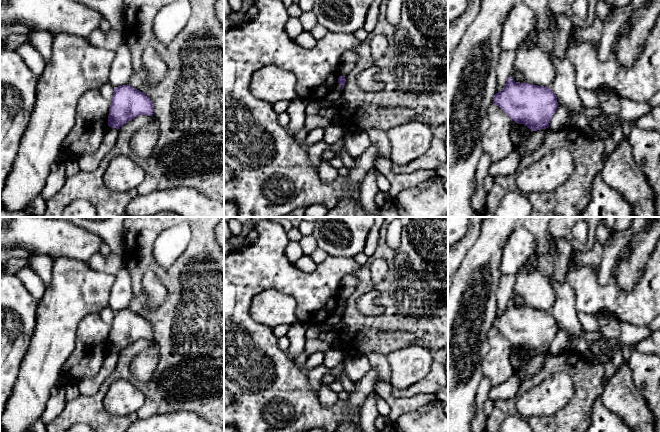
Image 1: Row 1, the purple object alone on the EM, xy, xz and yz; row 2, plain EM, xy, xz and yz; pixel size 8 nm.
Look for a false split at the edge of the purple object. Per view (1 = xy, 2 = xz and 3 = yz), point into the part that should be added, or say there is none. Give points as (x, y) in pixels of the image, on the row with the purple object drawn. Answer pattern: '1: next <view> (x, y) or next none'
1: next none
2: next none
3: next none

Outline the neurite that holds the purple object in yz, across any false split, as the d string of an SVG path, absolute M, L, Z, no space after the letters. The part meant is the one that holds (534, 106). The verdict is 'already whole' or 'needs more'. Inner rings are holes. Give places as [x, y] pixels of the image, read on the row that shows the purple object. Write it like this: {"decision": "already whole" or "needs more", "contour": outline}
{"decision": "already whole", "contour": "M512 77L503 90L494 95L493 103L517 124L524 124L532 131L549 128L559 106L550 87L515 82Z"}

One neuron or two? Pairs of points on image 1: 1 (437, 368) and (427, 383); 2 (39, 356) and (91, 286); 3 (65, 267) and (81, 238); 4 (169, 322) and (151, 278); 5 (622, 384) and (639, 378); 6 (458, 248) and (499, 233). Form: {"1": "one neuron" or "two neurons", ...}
{"1": "one neuron", "2": "one neuron", "3": "two neurons", "4": "two neurons", "5": "two neurons", "6": "two neurons"}

